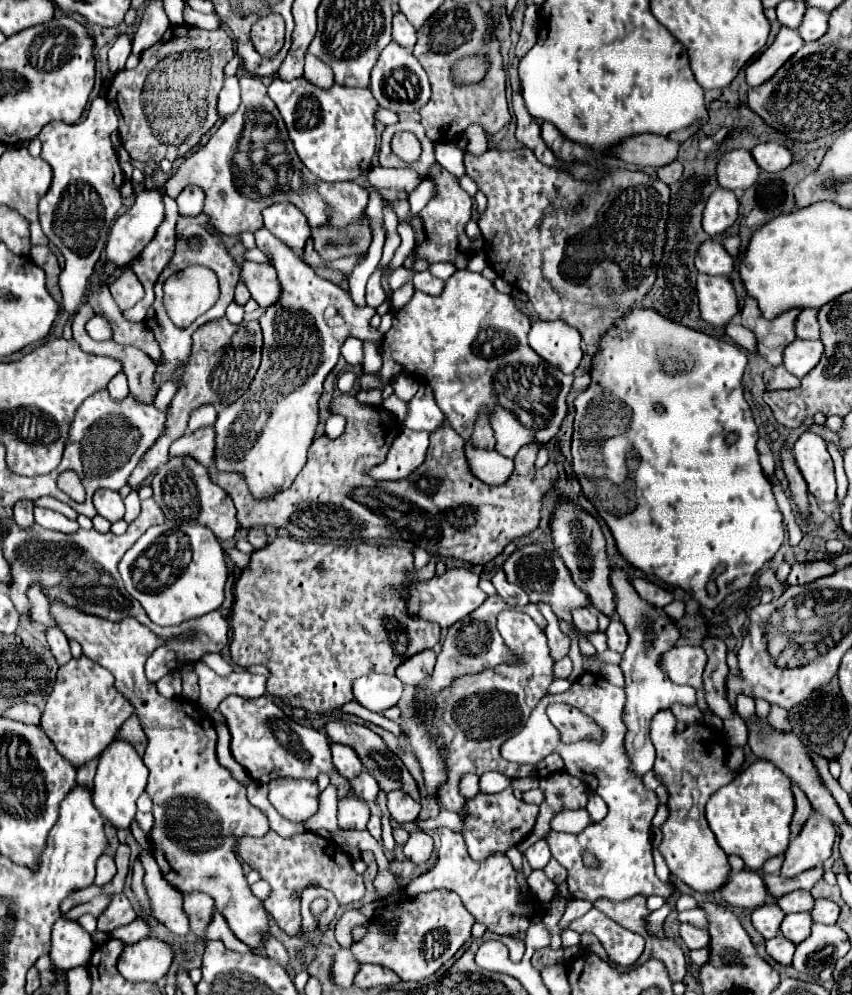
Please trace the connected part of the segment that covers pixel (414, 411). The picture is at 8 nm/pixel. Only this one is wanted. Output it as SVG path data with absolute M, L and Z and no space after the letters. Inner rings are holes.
M420 384L420 390L416 396L408 402L408 416L404 420L404 426L410 430L426 430L434 432L444 422L444 414L434 402L432 390L426 384Z

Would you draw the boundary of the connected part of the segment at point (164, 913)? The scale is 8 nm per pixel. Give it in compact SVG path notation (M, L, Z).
M142 850L138 854L138 860L144 864L144 872L146 872L144 884L150 896L152 916L158 922L162 922L168 930L172 930L174 934L186 936L190 932L190 924L182 908L182 894L164 880L156 860L152 858L148 850Z

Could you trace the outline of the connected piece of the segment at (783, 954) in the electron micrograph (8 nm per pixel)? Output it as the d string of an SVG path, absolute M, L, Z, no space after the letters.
M782 934L766 940L766 952L782 966L790 966L792 964L792 956L794 956L794 944L790 940L786 940Z

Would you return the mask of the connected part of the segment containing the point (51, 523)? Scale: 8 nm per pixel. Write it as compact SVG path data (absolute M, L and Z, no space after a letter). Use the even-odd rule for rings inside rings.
M34 508L34 518L40 526L50 528L50 530L58 530L58 532L74 532L78 526L76 520L68 520L64 514L54 512L54 510L46 510L46 508Z

